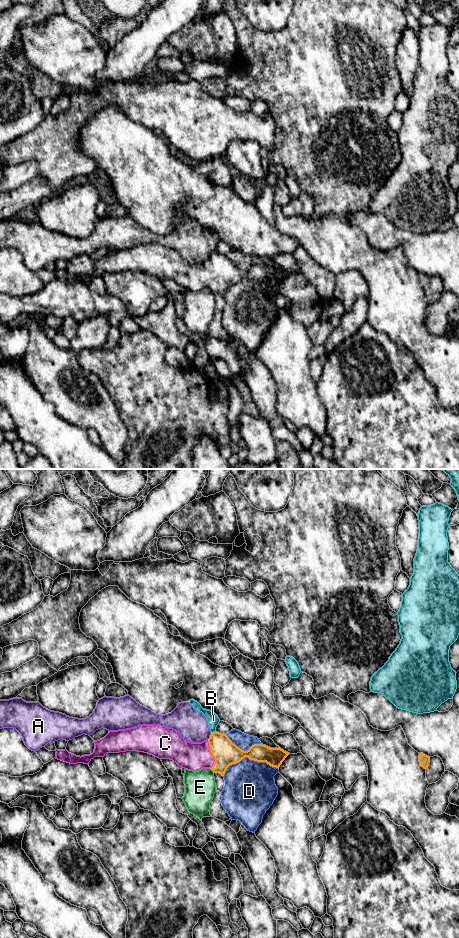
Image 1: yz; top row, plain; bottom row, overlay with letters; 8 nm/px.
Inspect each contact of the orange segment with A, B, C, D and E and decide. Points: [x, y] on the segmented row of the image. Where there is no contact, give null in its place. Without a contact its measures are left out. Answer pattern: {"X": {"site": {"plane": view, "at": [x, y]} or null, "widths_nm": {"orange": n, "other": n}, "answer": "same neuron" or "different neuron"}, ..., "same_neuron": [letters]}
{"A": {"site": {"plane": "yz", "at": [210, 736]}, "widths_nm": {"orange": 200, "other": 240}, "answer": "different neuron"}, "B": {"site": {"plane": "yz", "at": [213, 732]}, "widths_nm": {"orange": 200, "other": 90}, "answer": "different neuron"}, "C": {"site": {"plane": "yz", "at": [211, 753]}, "widths_nm": {"orange": 200, "other": 220}, "answer": "same neuron"}, "D": {"site": {"plane": "yz", "at": [248, 757]}, "widths_nm": {"orange": 200, "other": 400}, "answer": "different neuron"}, "E": {"site": {"plane": "yz", "at": [212, 770]}, "widths_nm": {"orange": 200, "other": 260}, "answer": "different neuron"}, "same_neuron": ["C"]}

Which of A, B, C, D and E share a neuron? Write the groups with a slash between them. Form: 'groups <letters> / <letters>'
groups A B / C / D / E

